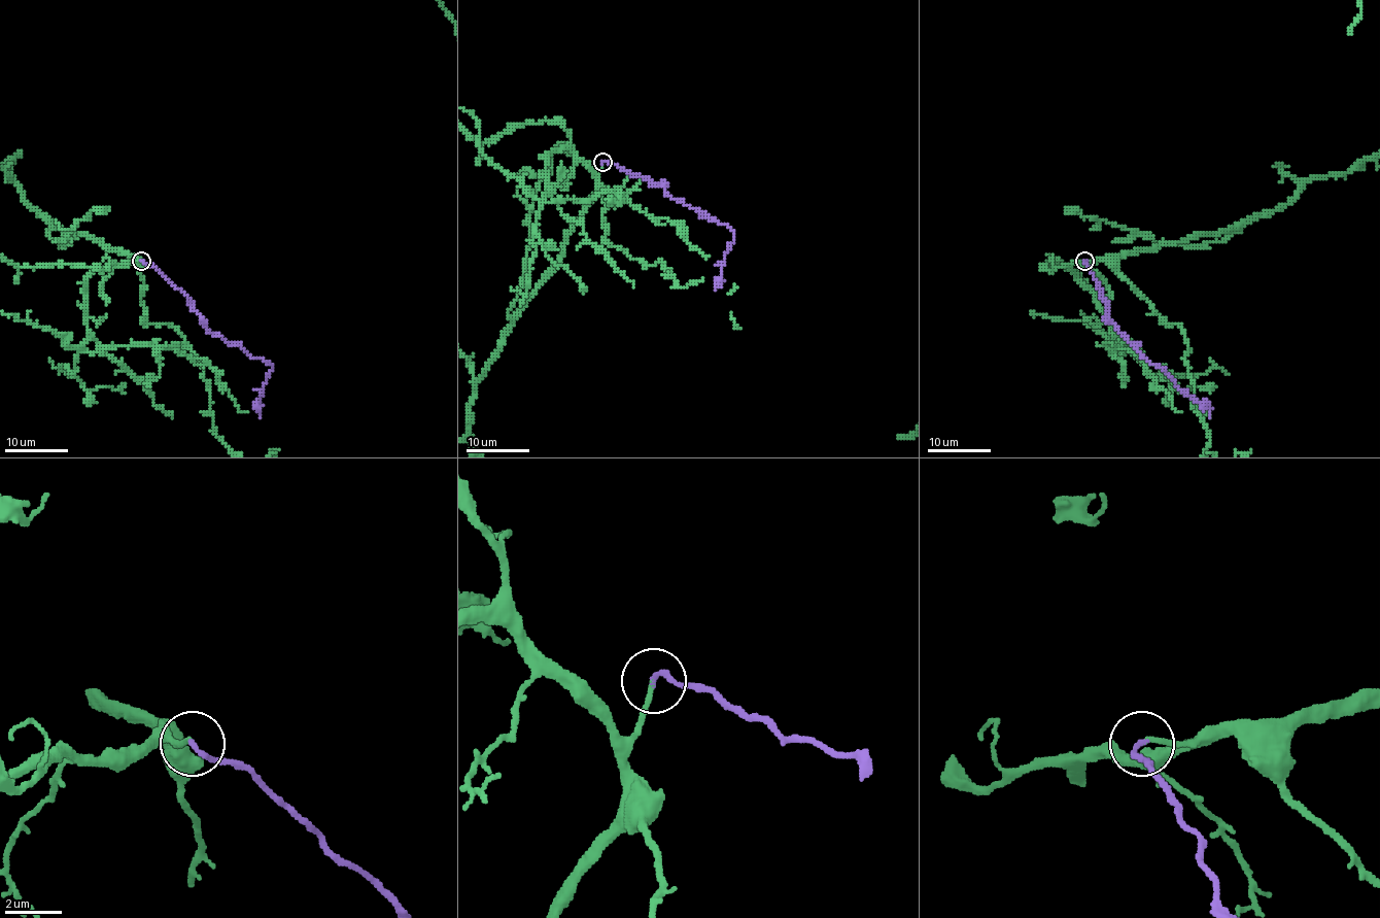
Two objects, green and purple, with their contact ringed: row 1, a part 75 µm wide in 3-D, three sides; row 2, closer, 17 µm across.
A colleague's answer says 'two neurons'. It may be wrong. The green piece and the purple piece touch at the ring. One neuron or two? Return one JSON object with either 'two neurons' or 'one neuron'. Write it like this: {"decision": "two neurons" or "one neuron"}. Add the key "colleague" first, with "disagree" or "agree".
{"colleague": "disagree", "decision": "one neuron"}

